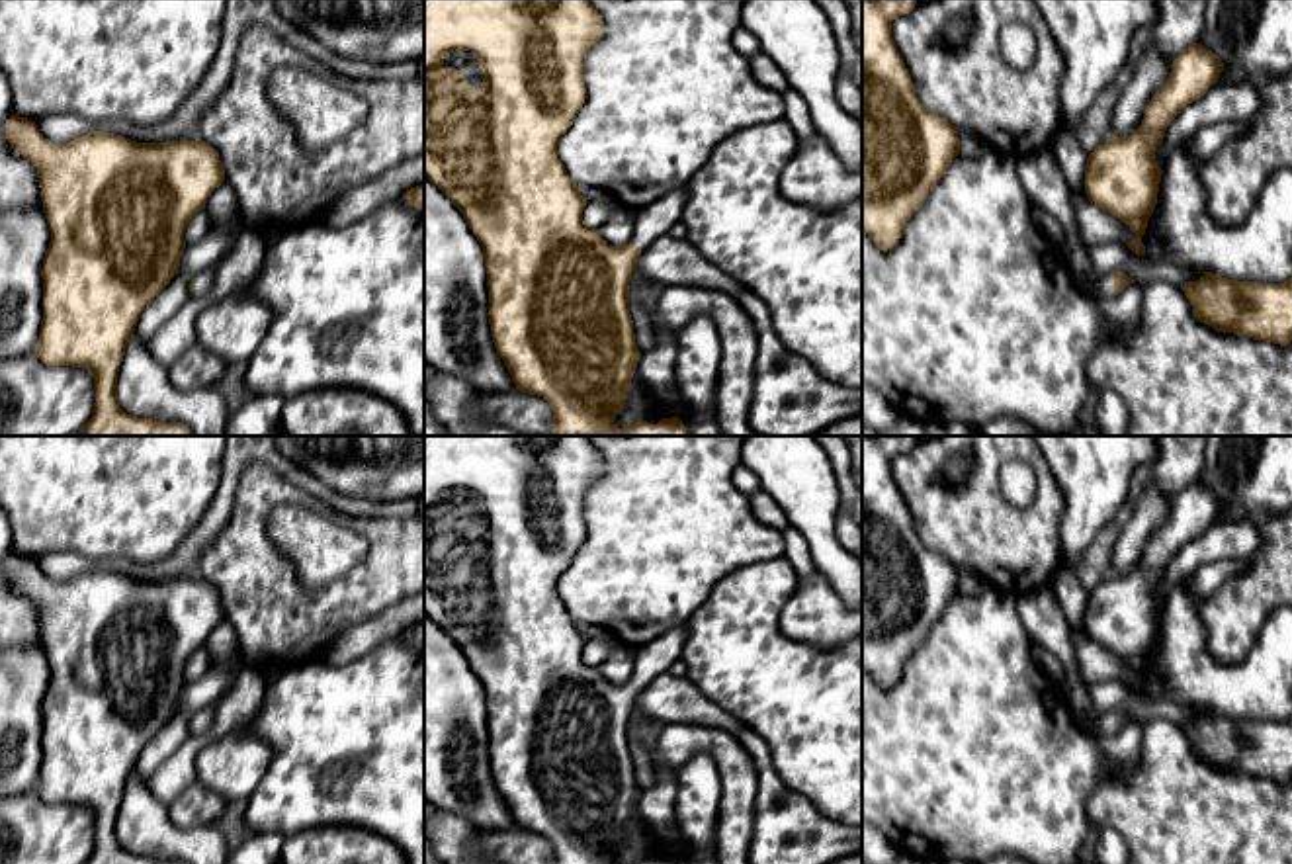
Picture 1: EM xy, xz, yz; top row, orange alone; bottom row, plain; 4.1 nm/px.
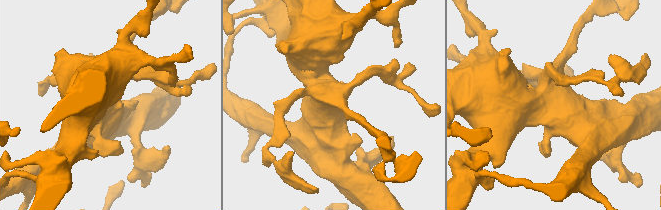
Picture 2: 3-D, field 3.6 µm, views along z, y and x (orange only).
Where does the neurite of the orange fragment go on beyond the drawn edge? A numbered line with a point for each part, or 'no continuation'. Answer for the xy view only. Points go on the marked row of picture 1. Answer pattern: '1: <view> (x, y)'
1: xy (202, 282)

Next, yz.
1: yz (1040, 174)

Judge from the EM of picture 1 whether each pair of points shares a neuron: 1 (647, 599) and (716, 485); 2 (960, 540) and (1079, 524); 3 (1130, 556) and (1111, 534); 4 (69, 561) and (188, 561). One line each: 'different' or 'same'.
1: same
2: different
3: different
4: same

